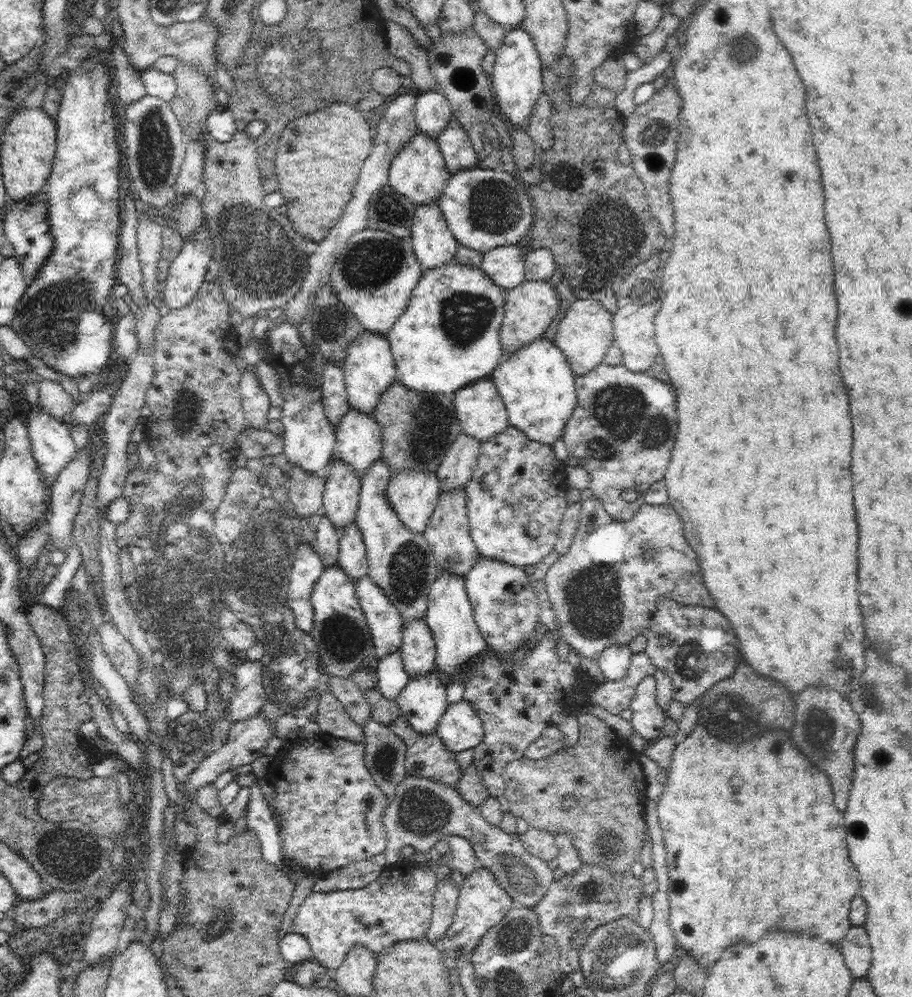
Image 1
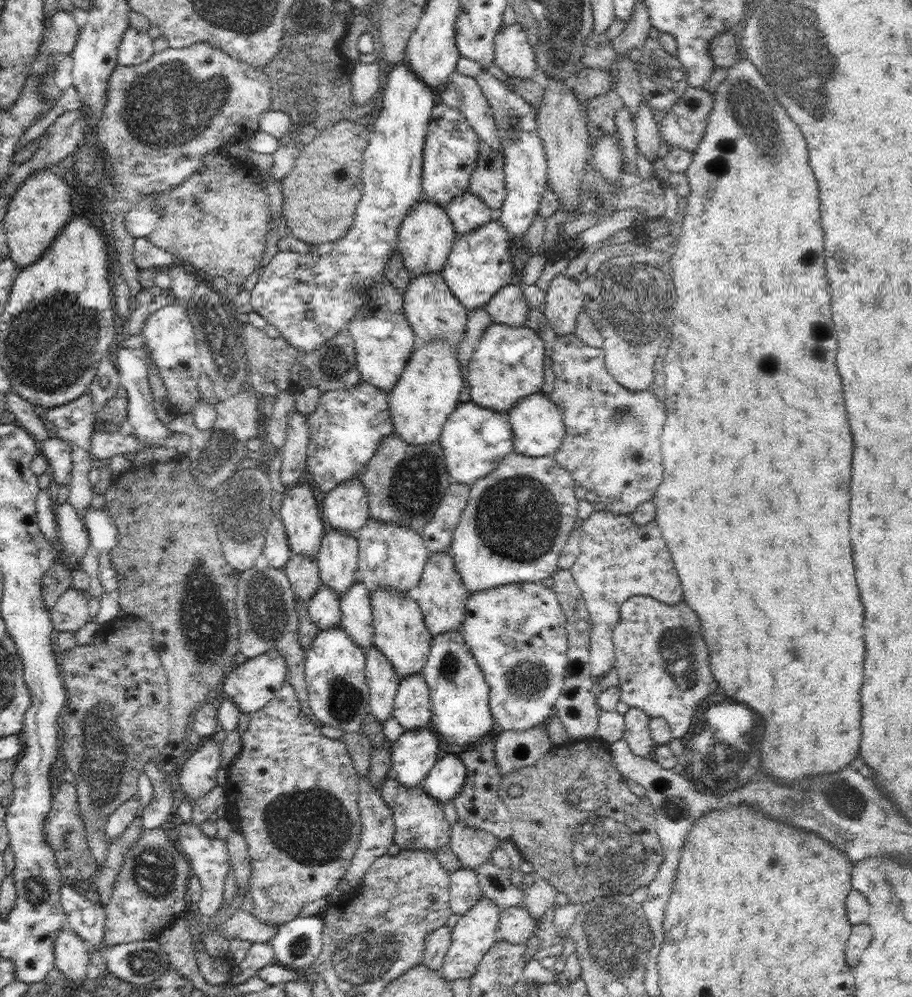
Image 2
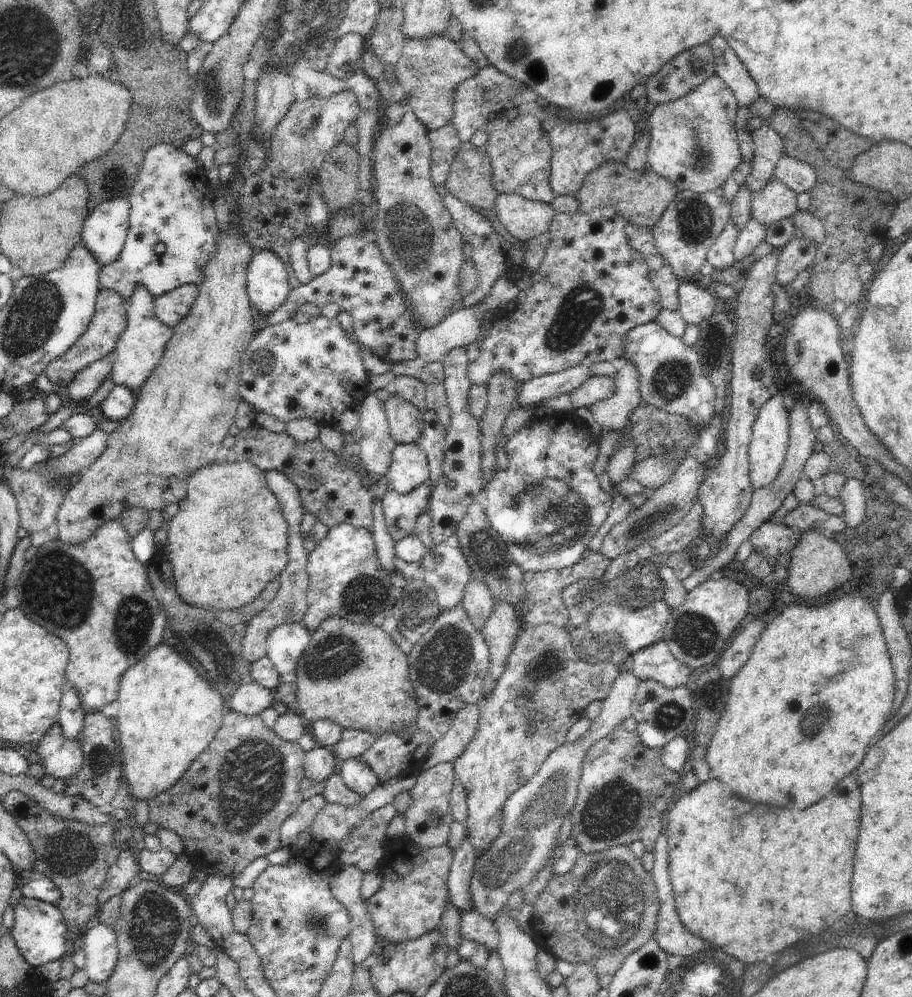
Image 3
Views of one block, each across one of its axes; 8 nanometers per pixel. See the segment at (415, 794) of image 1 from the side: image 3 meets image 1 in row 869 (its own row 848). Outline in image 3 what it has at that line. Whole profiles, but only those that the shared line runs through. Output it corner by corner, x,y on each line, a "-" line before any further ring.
620,671
610,694
603,700
600,714
591,721
588,734
554,750
538,768
538,772
506,800
500,834
492,846
477,858
470,880
474,907
490,922
494,922
499,912
507,907
508,899
514,891
521,890
524,893
529,890
532,882
538,879
538,873
546,867
560,826
575,805
586,752
596,742
618,729
624,720
632,717
632,702
640,684
642,681
632,671

